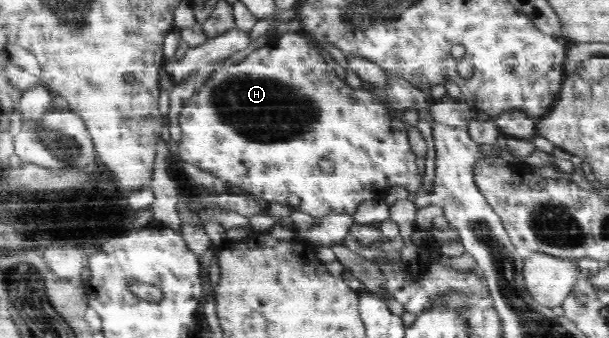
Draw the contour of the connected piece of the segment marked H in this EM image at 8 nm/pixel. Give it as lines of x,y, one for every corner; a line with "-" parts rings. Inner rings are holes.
296,31
283,33
280,43
274,47
266,44
238,63
214,66
198,94
184,101
181,108
178,121
182,143
178,155
266,203
286,206
288,197
296,195
300,205
293,210
315,218
329,213
352,216
364,201
383,200
384,191
392,185
402,185
409,193
418,192
418,157
411,147
407,125
398,118
392,121
388,109
368,89
350,89
340,81
341,71
324,57
328,56
320,54

